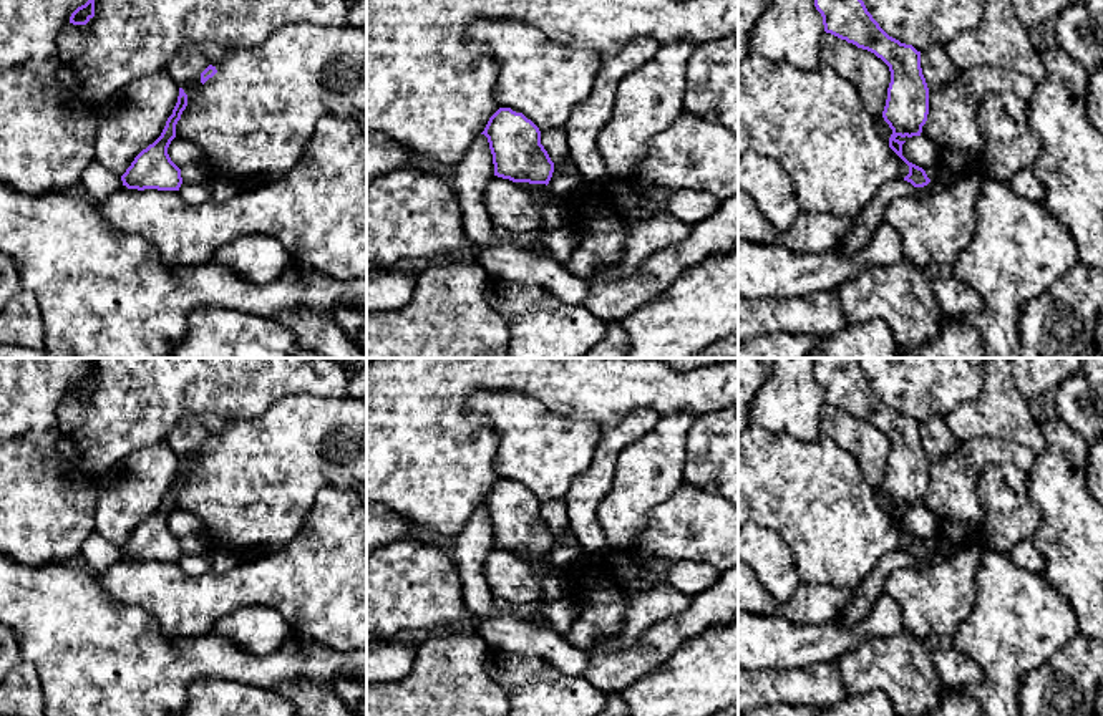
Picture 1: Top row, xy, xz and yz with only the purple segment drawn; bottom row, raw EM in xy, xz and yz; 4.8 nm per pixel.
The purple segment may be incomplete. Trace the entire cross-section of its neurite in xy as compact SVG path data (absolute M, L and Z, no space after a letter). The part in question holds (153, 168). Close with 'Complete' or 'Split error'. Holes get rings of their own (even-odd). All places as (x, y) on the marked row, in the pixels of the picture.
M179 88L177 103L168 118L161 136L143 149L126 172L121 176L128 189L179 191L182 184L181 169L171 161L168 148L176 138L176 124L187 106L187 94Z. Complete

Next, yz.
M814 0L824 31L881 58L891 71L884 121L892 129L889 148L909 166L904 181L914 187L931 182L926 171L902 156L904 138L921 136L929 114L929 88L921 68L921 51L889 36L862 0Z. Complete

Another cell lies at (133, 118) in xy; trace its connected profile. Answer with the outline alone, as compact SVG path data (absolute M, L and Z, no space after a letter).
M166 70L149 73L123 86L104 104L96 108L96 161L121 177L134 157L161 136L177 96L179 86Z

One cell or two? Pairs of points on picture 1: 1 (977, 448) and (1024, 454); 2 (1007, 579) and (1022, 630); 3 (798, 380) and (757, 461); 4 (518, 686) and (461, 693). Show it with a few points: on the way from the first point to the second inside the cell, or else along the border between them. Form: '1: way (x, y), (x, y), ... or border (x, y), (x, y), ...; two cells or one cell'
1: way (989, 451), (1012, 453); one cell
2: way (1007, 592), (1020, 617); one cell
3: border (755, 425), (810, 441); two cells
4: border (486, 652), (485, 673), (508, 698); two cells

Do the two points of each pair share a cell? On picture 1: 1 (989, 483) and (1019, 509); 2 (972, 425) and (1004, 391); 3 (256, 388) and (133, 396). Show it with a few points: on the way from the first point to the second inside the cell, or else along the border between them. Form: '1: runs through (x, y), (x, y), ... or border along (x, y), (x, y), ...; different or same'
1: runs through (996, 488), (1012, 504); same
2: runs through (981, 416), (997, 400); same
3: runs through (226, 385), (163, 385); same

